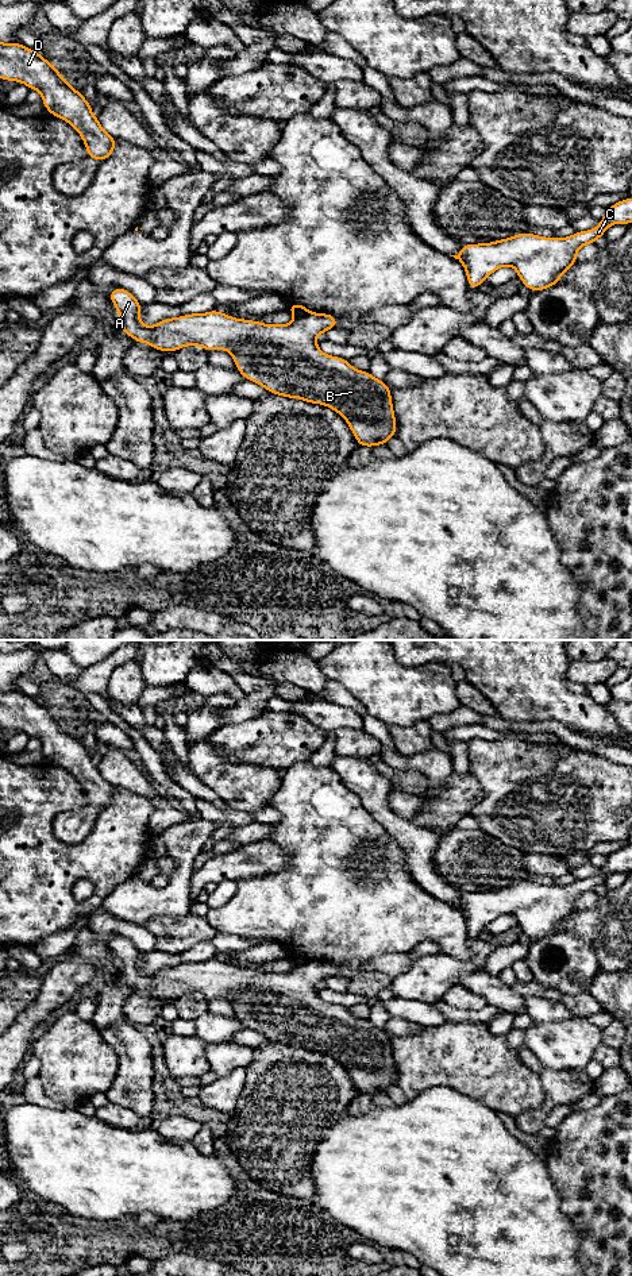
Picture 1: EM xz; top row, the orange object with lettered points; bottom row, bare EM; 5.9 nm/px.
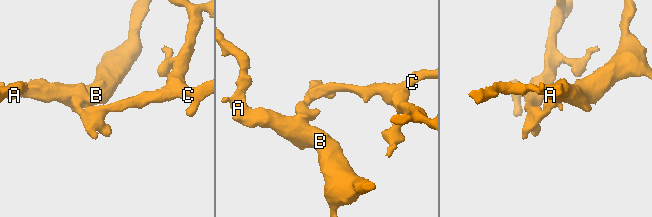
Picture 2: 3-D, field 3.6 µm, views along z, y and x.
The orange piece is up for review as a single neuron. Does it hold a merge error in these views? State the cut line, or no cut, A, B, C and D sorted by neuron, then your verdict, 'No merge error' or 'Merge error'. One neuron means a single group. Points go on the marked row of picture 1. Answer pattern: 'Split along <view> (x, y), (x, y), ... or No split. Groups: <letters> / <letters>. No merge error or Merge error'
Split along xz (308, 311), (296, 317). Groups: A B D / C. Merge error

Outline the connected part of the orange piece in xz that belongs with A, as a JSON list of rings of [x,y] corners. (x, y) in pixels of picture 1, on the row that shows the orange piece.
[[[113,288],[109,300],[119,312],[122,331],[138,343],[147,343],[154,350],[167,352],[176,352],[184,346],[201,346],[208,352],[226,350],[231,354],[236,370],[269,393],[325,405],[339,413],[348,424],[358,446],[388,444],[389,439],[396,436],[392,389],[369,371],[354,369],[350,361],[320,351],[316,336],[338,327],[334,315],[308,312],[289,324],[278,325],[236,319],[213,309],[165,319],[146,327],[138,316],[143,305],[128,290]]]

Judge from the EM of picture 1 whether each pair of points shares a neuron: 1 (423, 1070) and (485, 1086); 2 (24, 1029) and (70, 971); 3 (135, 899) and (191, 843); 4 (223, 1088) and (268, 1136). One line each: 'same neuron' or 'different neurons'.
1: same neuron
2: same neuron
3: same neuron
4: different neurons

